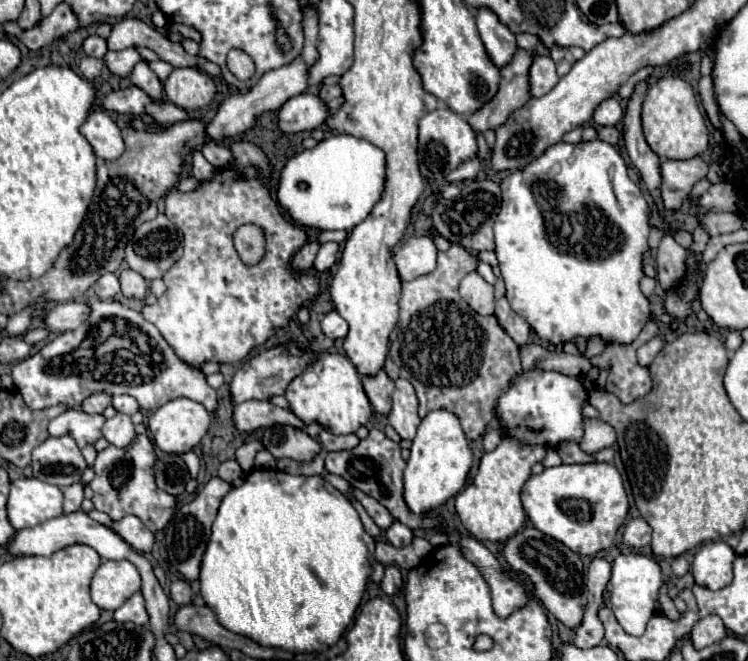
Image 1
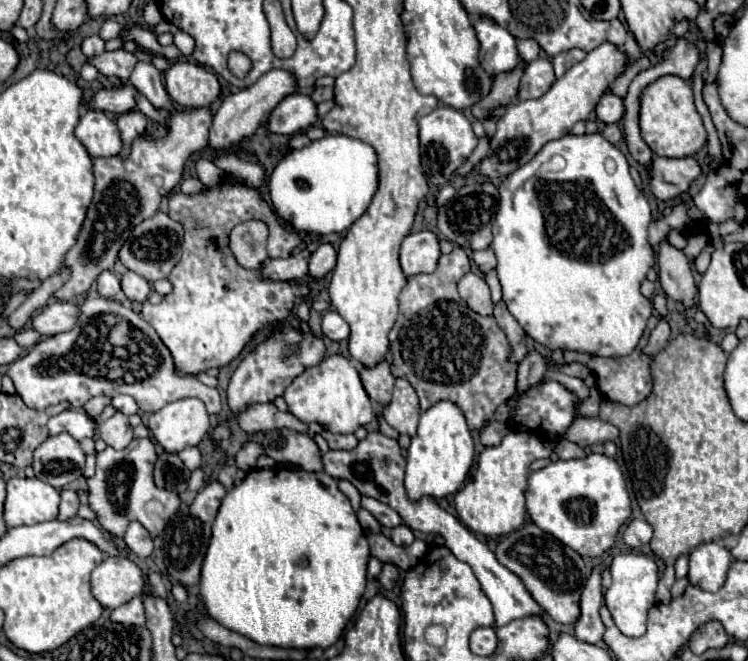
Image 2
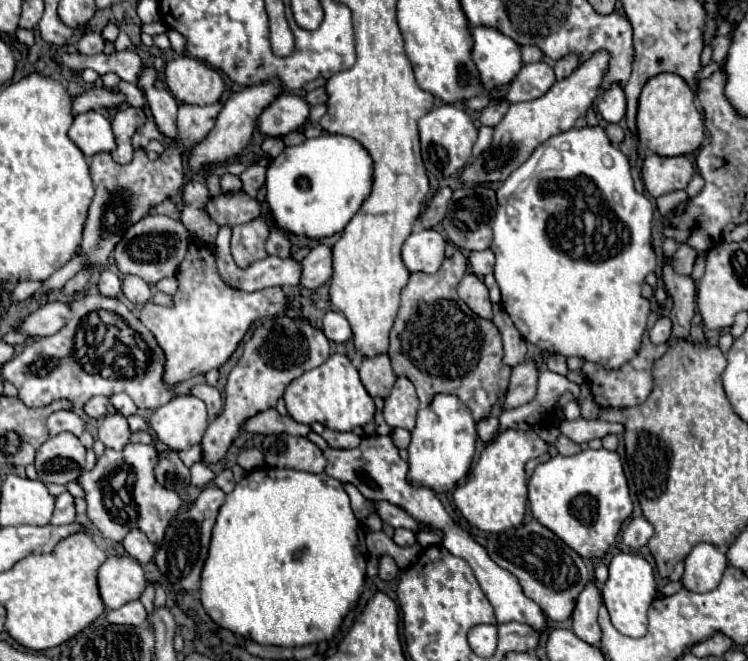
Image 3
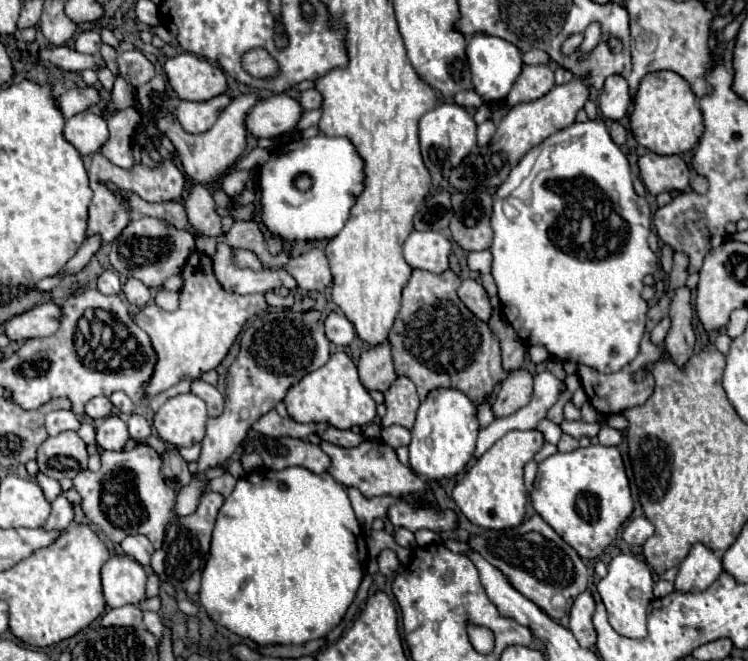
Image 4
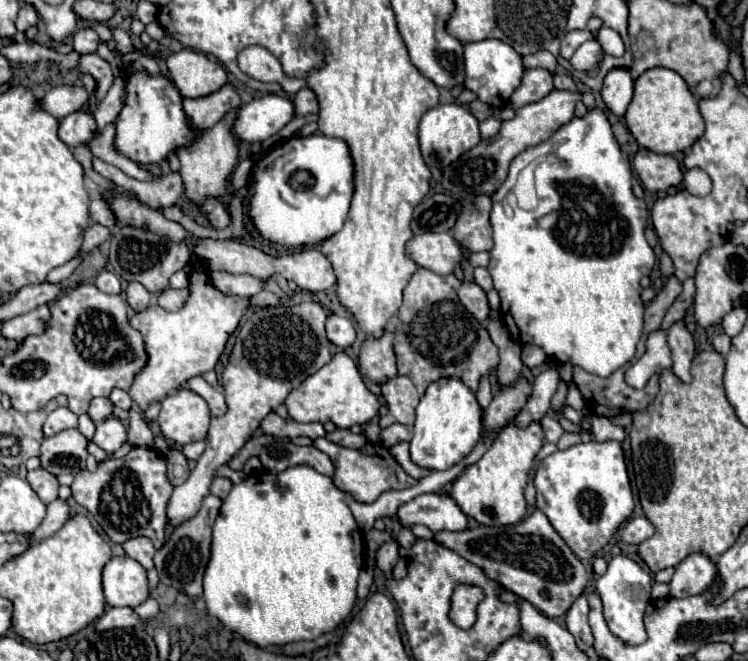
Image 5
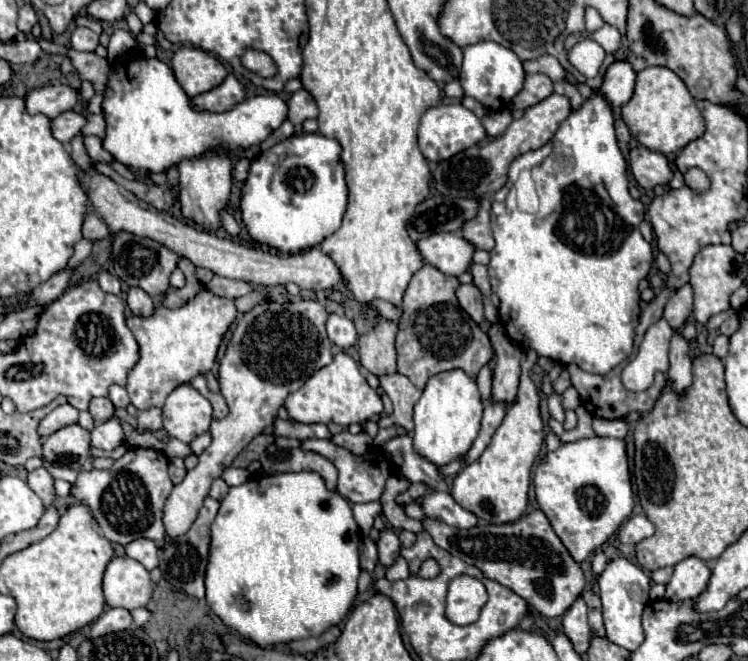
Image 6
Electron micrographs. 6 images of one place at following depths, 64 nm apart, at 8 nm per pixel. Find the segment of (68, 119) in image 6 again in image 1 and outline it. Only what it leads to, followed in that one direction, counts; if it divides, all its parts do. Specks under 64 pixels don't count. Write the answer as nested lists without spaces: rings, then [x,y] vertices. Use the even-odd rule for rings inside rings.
[[[100,110],[90,112],[86,122],[80,126],[80,134],[90,142],[98,158],[116,160],[124,152],[122,130],[106,112]]]

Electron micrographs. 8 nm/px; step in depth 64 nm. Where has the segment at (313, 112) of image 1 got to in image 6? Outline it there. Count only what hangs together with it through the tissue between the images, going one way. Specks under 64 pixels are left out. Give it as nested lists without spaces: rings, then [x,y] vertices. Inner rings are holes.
[[[142,56],[128,60],[126,66],[114,64],[110,70],[102,98],[102,114],[106,120],[102,146],[132,170],[168,172],[184,156],[200,156],[212,144],[224,144],[228,152],[260,144],[286,120],[286,112],[286,102],[276,94],[246,98],[226,112],[196,110],[172,68],[164,60]]]

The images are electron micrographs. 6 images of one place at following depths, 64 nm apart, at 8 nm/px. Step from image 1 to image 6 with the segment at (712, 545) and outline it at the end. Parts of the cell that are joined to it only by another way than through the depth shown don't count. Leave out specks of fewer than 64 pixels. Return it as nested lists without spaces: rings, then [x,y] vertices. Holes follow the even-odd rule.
[[[686,558],[674,566],[674,574],[666,584],[666,600],[694,600],[708,584],[710,568],[700,558]]]

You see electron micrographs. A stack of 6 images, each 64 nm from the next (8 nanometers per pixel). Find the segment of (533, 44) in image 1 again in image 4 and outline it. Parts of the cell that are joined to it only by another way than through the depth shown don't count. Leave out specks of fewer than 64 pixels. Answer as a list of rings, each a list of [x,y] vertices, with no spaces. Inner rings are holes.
[[[530,50],[522,54],[522,62],[528,66],[536,66],[536,64],[548,64],[550,56],[544,50]]]

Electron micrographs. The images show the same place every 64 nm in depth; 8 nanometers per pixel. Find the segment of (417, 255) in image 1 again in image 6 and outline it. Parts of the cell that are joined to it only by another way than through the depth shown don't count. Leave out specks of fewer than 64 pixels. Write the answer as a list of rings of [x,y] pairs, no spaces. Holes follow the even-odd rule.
[[[460,232],[426,236],[416,244],[416,248],[428,264],[452,276],[460,276],[462,272],[466,272],[476,252],[476,248],[472,248],[472,244],[468,244],[468,240],[460,236]]]

